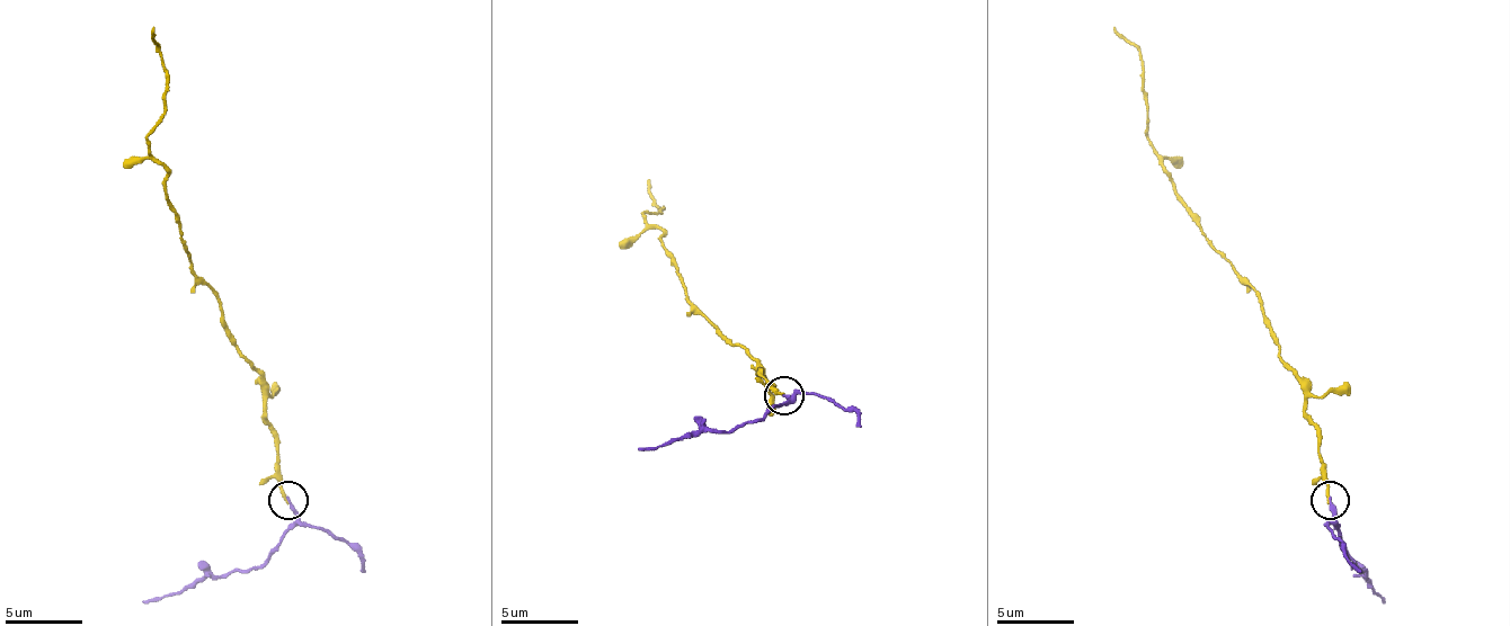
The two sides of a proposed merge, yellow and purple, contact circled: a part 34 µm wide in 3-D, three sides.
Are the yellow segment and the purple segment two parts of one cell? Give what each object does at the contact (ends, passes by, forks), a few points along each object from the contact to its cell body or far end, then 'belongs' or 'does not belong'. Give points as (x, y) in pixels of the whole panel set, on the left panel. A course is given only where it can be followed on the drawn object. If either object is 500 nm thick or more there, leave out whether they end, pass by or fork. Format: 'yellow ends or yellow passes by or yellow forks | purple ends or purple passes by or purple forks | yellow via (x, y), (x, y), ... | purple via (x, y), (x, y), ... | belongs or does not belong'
yellow ends | purple ends | yellow via (286, 499), (267, 383), (194, 270), (167, 200), (167, 169), (151, 153), (167, 69), (154, 26) | purple via (286, 499), (294, 526), (259, 565), (197, 577), (178, 592), (143, 604) | belongs

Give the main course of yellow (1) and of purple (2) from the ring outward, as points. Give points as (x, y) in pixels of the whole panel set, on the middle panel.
1: (782, 392), (690, 300), (674, 260), (663, 249), (663, 233), (642, 214), (663, 209), (655, 203), (650, 179)
2: (782, 396), (790, 400), (728, 431), (693, 431), (674, 443), (639, 450)

